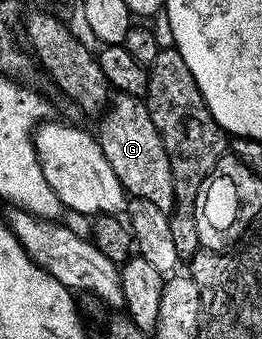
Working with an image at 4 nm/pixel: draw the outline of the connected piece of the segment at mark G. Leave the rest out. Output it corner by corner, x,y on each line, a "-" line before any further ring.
114,93
107,108
98,119
97,137
101,152
105,152
105,160
109,160
109,168
117,172
117,180
131,198
149,200
156,208
171,211
175,207
173,196
173,168
169,168
169,156
165,152
165,144
161,144
161,136
157,128
153,128
153,116
149,116
149,108
143,98
134,98
128,94

